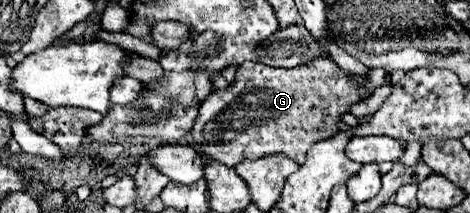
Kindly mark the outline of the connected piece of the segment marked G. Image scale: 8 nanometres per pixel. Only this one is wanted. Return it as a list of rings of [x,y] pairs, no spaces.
[[[318,58],[306,66],[298,66],[290,70],[270,68],[260,62],[244,62],[236,70],[236,78],[234,82],[228,84],[228,88],[214,90],[200,104],[200,114],[192,126],[192,142],[200,154],[206,154],[208,158],[218,160],[226,166],[236,166],[244,158],[260,158],[266,154],[286,154],[302,164],[306,160],[308,148],[314,142],[332,136],[338,128],[338,122],[342,120],[342,114],[350,112],[352,104],[360,102],[364,96],[370,96],[376,88],[388,82],[390,76],[384,70],[376,68],[368,72],[368,76],[364,78],[364,86],[358,88],[352,82],[352,76],[336,68],[336,62],[328,58]]]

